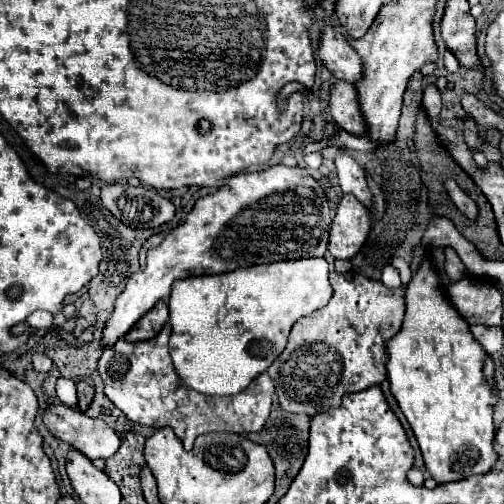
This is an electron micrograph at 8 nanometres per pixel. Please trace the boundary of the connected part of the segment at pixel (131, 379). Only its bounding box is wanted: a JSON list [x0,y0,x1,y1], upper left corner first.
[99,325,275,449]

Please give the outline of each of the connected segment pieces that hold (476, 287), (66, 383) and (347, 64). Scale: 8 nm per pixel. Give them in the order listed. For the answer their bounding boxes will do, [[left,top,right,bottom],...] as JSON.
[[447,277,501,325],[57,377,77,405],[319,27,363,83]]

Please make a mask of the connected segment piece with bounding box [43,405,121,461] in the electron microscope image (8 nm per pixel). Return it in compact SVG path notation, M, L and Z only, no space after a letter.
M65 405L47 407L43 421L47 429L93 459L111 459L121 447L121 437L103 419L91 419Z

